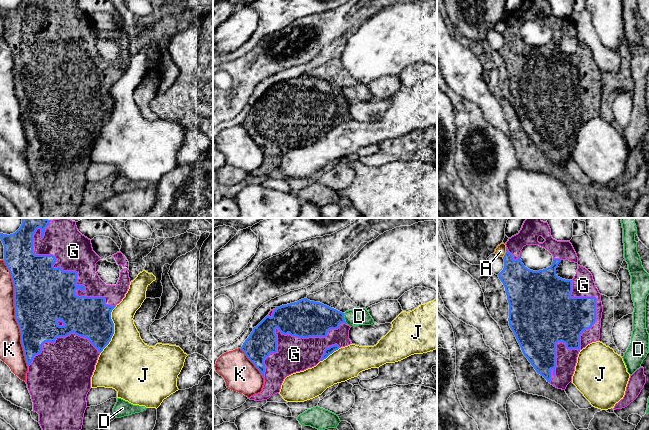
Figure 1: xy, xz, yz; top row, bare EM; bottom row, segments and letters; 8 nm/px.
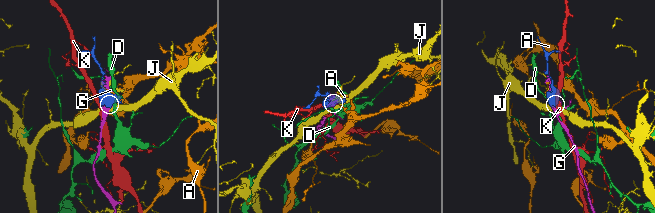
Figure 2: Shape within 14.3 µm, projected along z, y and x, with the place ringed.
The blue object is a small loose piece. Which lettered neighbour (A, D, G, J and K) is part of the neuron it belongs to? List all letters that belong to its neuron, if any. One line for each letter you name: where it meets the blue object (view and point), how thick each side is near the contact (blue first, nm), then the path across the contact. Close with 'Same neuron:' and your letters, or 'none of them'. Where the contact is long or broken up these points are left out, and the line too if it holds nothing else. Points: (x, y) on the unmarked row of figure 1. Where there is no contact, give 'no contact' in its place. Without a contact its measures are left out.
G: contact xy (77, 50); calibres 380 and 300 nm
Same neuron: G

